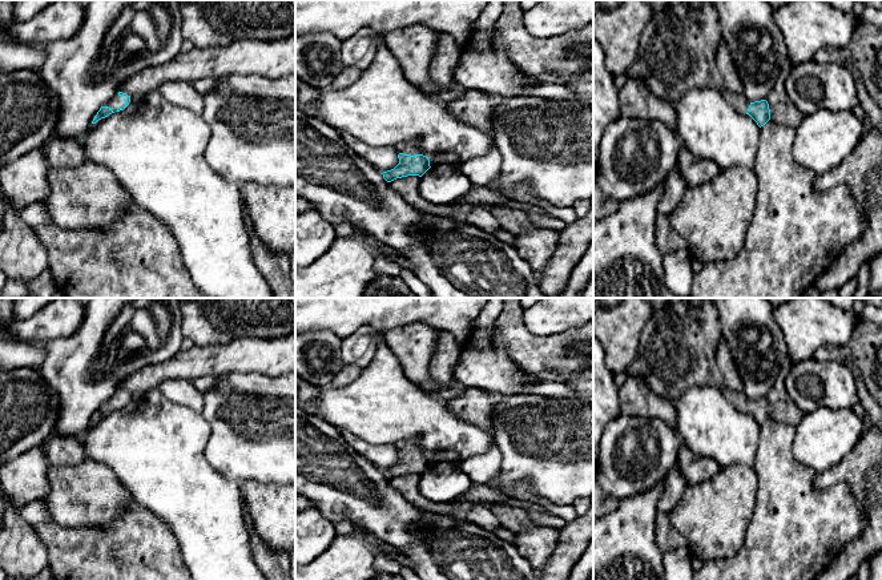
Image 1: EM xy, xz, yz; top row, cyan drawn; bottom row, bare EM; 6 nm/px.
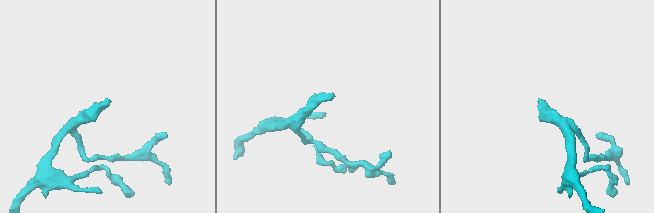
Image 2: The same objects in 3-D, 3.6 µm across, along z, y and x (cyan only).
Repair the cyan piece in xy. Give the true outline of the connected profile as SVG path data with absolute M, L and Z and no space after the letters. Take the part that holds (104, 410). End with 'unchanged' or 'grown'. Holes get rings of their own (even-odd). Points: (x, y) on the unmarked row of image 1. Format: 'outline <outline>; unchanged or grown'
outline M118 390L108 402L100 406L92 422L96 422L98 418L105 416L114 410L124 408L129 403L129 400L130 400L130 394Z; grown

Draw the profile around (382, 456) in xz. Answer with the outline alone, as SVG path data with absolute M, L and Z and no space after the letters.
M347 430L339 431L345 444L361 456L366 458L376 468L383 471L394 467L399 462L399 451L395 446L374 446L353 435Z

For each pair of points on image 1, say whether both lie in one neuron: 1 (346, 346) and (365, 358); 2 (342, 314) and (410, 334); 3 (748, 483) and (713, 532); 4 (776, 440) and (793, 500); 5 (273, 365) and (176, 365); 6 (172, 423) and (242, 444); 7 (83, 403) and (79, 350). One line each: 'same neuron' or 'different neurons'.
1: same neuron
2: different neurons
3: same neuron
4: same neuron
5: same neuron
6: different neurons
7: same neuron

